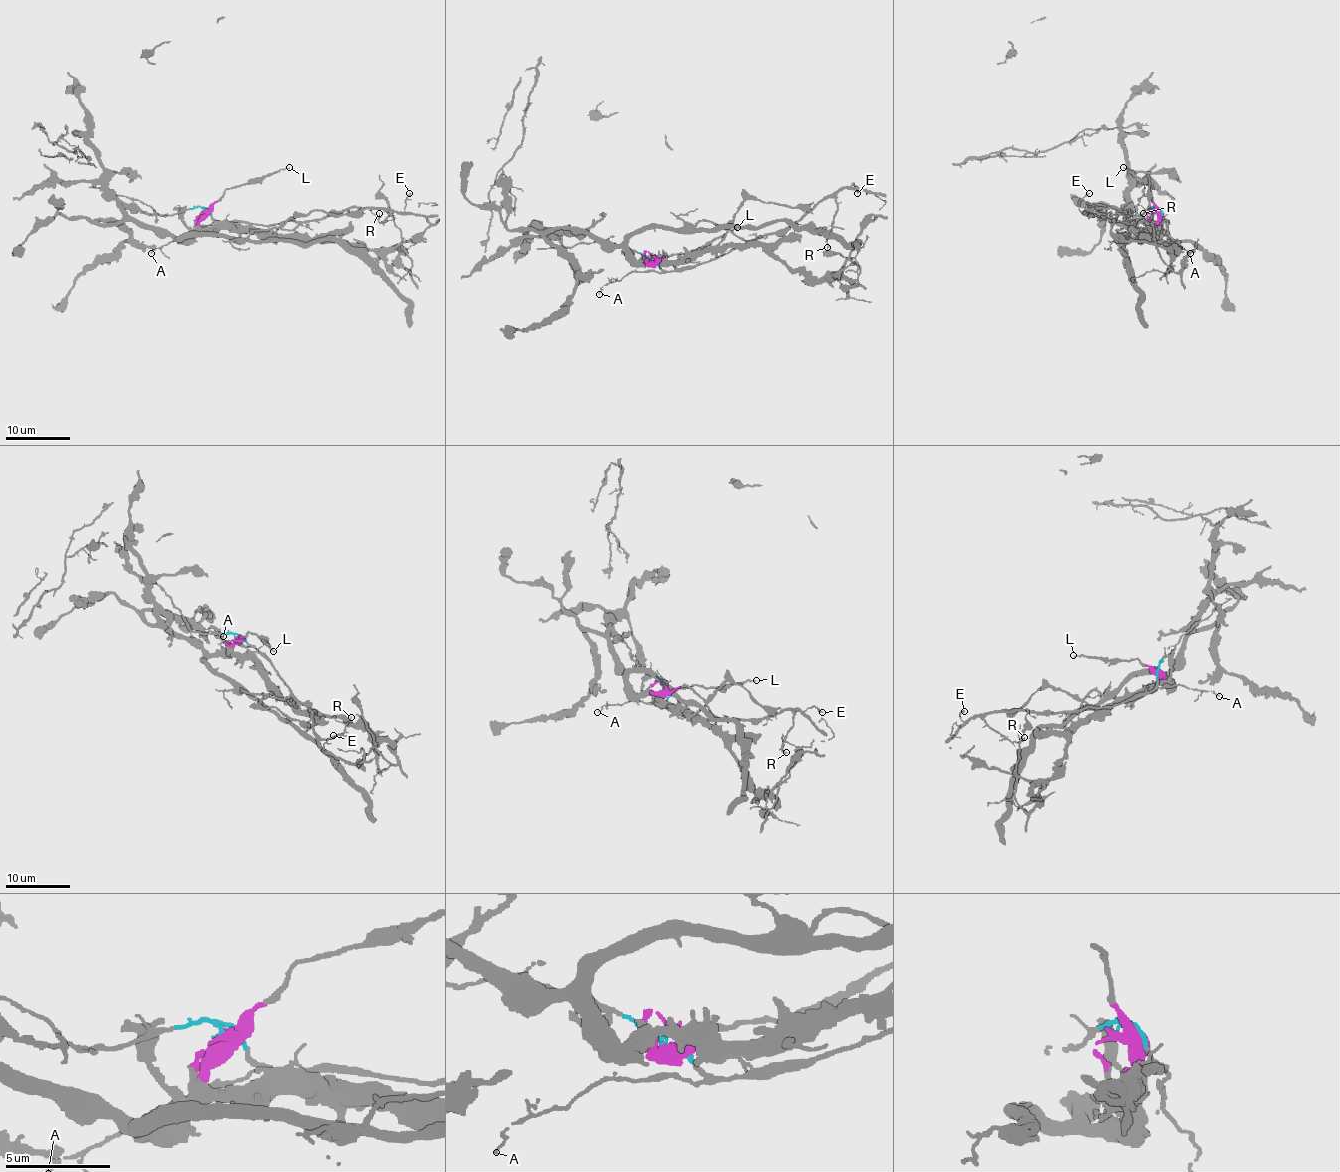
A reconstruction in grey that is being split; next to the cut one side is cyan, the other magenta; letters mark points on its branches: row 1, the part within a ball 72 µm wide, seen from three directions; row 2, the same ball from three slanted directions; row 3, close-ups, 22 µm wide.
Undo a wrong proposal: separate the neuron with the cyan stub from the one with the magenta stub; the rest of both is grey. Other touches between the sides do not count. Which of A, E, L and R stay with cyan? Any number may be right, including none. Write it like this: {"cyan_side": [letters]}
{"cyan_side": ["A", "E", "R"]}

